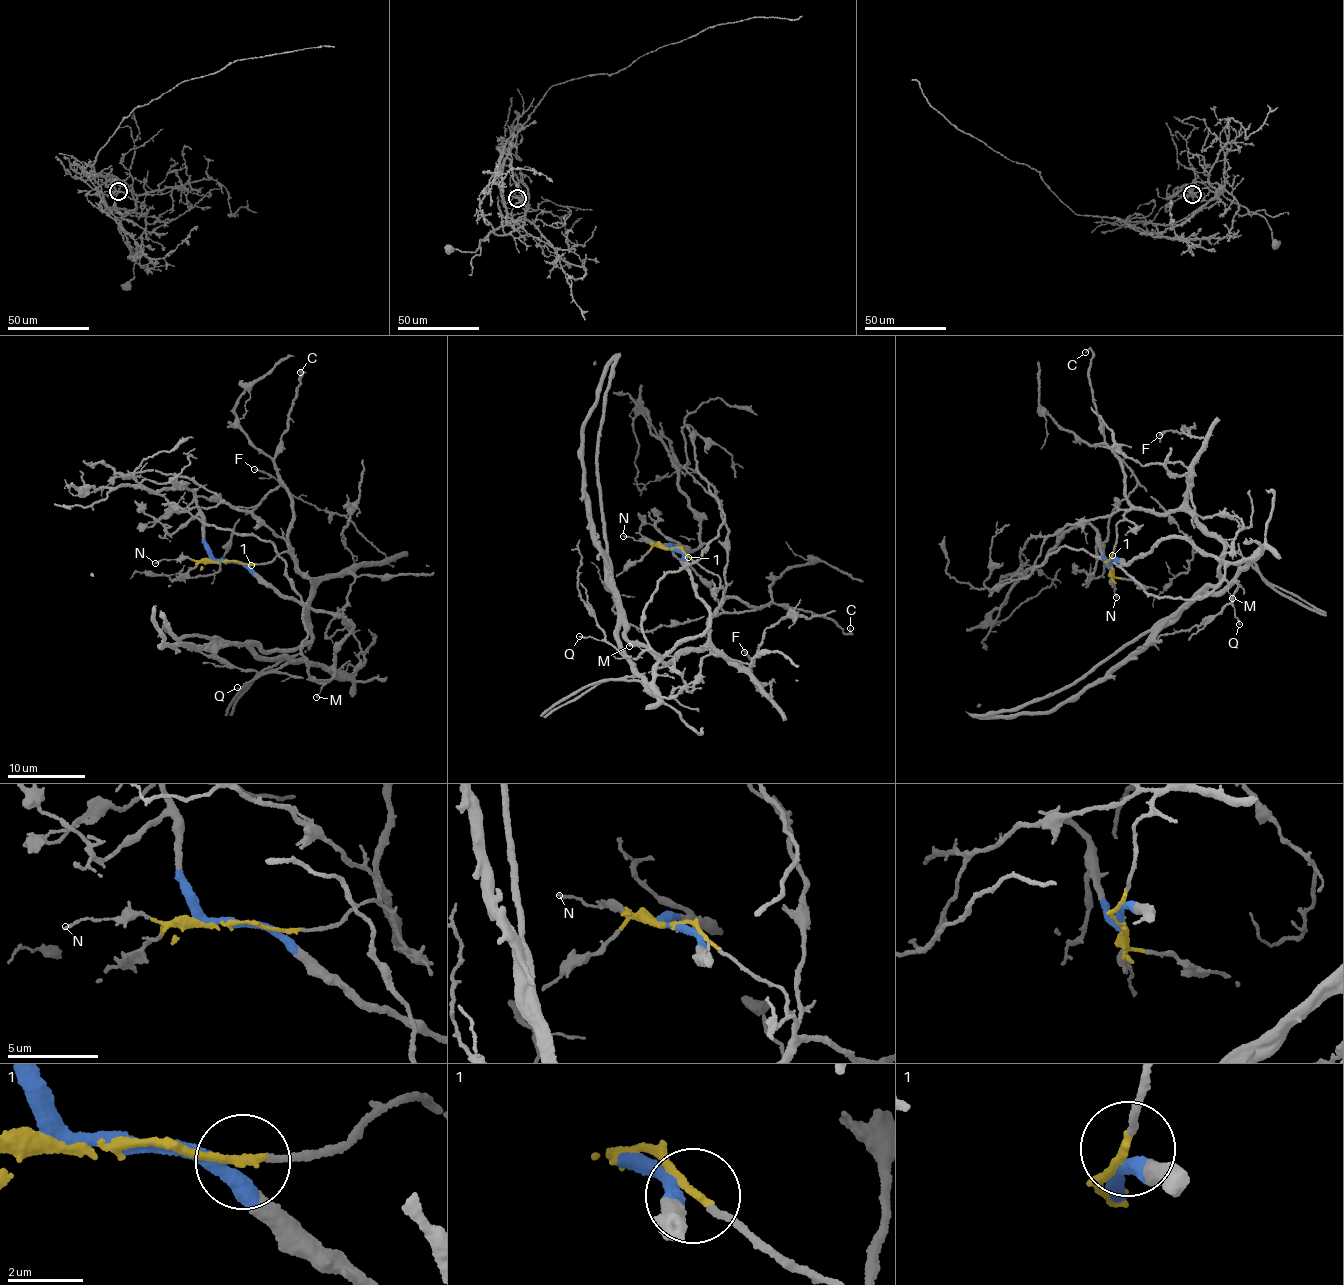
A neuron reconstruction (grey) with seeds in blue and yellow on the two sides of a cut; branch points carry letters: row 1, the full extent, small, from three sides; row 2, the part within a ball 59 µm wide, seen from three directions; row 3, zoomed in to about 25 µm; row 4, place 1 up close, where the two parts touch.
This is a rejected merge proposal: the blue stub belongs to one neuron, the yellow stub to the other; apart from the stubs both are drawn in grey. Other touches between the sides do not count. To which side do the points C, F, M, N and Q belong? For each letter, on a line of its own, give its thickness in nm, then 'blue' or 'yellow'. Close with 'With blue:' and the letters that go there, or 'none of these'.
C: calibre 190 nm; yellow
F: calibre 170 nm; yellow
M: calibre 120 nm; blue
N: calibre 160 nm; yellow
Q: calibre 130 nm; blue
With blue: M, Q

